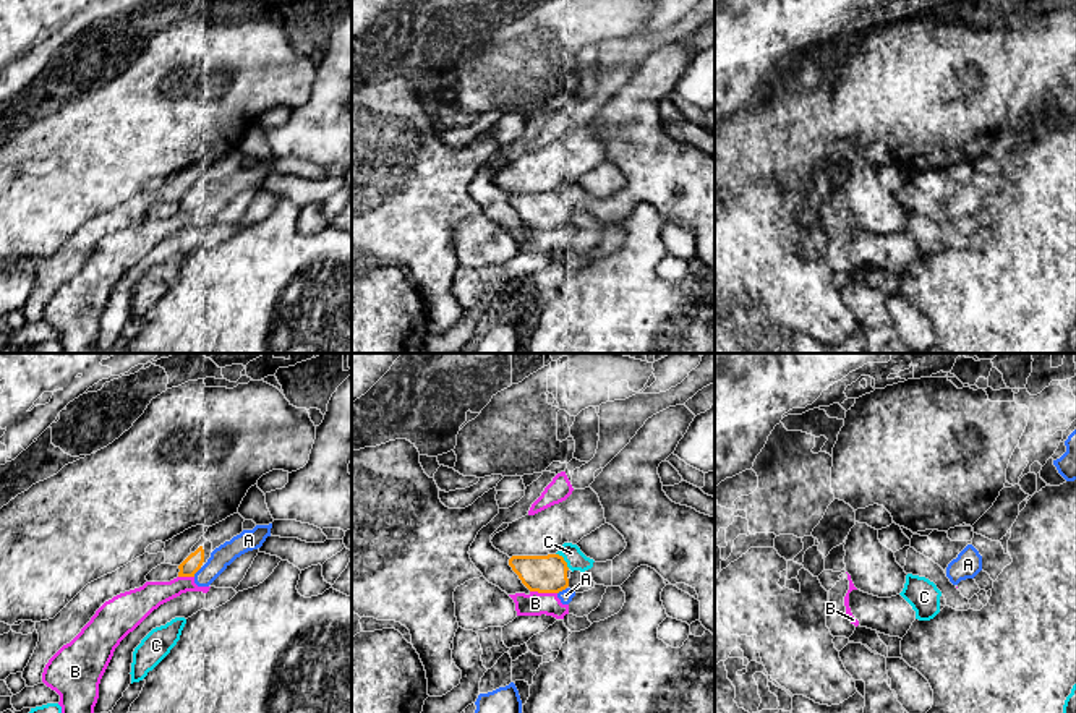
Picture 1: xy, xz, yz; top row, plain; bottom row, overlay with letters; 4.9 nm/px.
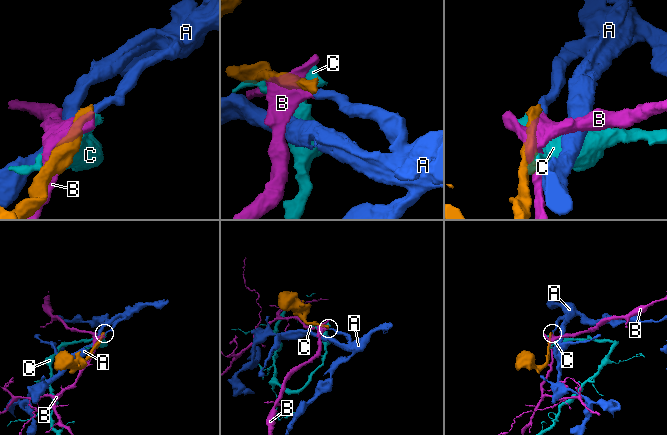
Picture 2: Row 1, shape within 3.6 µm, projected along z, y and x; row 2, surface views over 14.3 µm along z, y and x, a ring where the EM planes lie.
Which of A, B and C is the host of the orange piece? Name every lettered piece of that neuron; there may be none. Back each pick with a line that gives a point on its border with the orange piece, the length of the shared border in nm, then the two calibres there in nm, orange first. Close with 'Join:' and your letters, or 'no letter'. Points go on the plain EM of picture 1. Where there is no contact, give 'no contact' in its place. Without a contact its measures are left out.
A: contact xy (196, 208); length 60 nm; calibres 90 and 110 nm
Join: A

